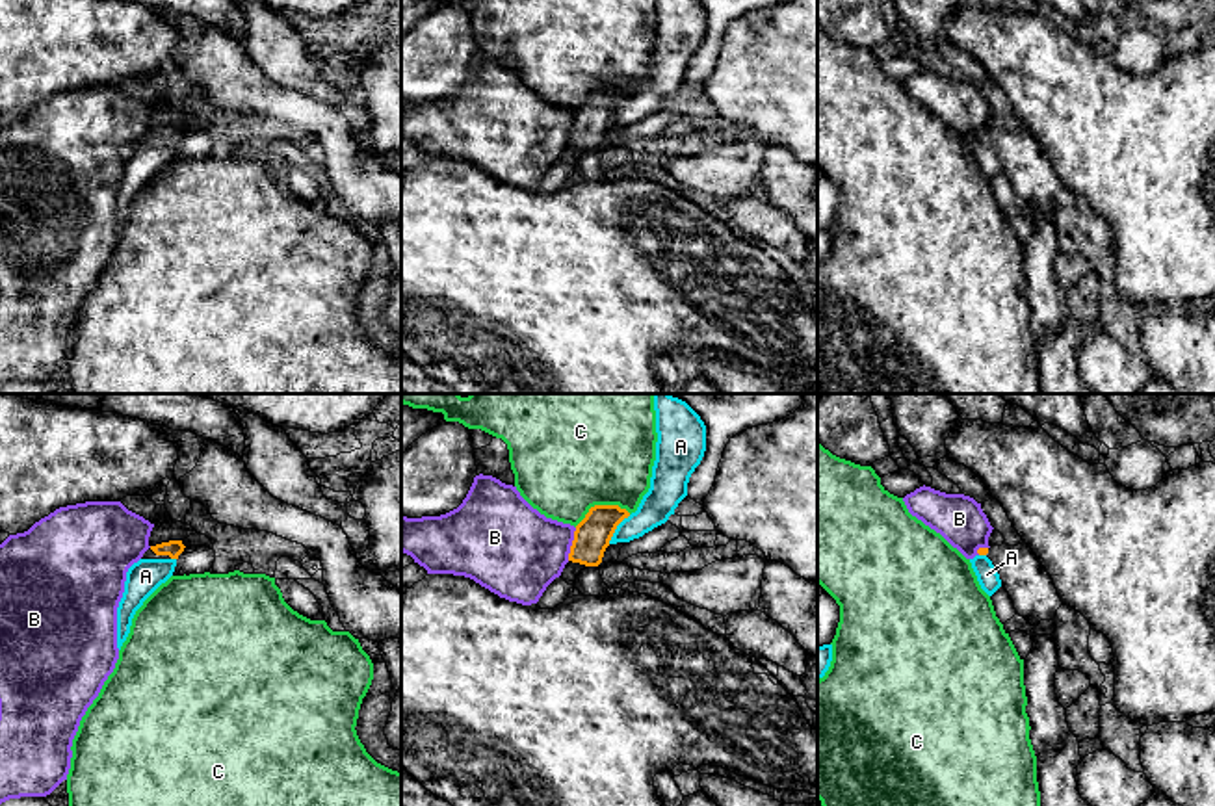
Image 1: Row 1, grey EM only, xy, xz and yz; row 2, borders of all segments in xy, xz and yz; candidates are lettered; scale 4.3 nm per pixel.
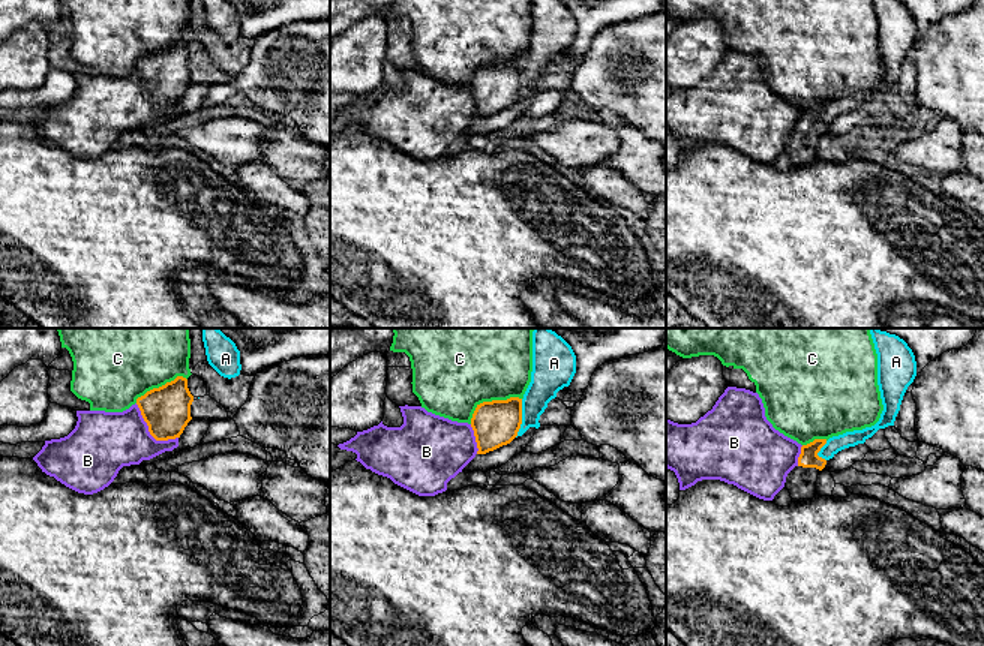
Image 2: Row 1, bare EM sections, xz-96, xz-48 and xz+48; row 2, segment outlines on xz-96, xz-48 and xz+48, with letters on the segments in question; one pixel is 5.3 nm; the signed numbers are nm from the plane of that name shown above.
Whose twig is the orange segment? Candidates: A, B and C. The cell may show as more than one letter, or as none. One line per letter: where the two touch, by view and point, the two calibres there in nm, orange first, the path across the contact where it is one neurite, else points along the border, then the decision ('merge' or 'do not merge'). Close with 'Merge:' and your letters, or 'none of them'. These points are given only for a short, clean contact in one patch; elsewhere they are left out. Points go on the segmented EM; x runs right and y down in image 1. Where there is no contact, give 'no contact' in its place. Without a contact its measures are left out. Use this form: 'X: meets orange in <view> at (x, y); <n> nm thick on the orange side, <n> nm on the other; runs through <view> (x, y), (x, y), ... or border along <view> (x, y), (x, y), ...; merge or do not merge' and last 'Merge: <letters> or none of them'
A: meets orange in xz at (615, 528); 160 nm thick on the orange side, 150 nm on the other; do not merge
B: meets orange in xz at (573, 545); 160 nm thick on the orange side, 400 nm on the other; do not merge
C: meets orange in xz at (600, 506); 160 nm thick on the orange side, 500 nm on the other; do not merge
Merge: none of them

